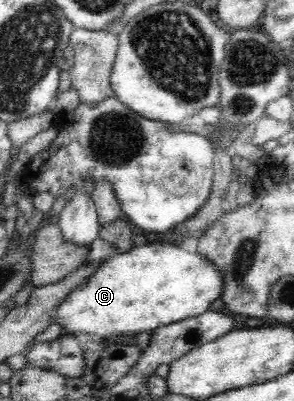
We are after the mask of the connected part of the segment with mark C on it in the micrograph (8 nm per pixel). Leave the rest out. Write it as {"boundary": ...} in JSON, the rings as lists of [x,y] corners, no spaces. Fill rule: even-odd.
{"boundary":[[[147,243],[146,245],[136,246],[126,253],[115,252],[109,258],[99,263],[98,267],[96,267],[96,271],[94,271],[84,283],[76,285],[76,287],[66,295],[66,299],[52,311],[52,315],[50,315],[50,324],[58,324],[61,328],[60,335],[62,336],[76,336],[77,339],[78,336],[84,334],[85,336],[90,336],[90,339],[92,336],[96,336],[99,337],[101,341],[104,341],[104,343],[112,343],[112,341],[116,341],[120,338],[136,337],[139,333],[147,333],[162,325],[170,325],[170,323],[176,323],[186,318],[196,317],[208,311],[210,303],[212,303],[214,299],[218,299],[221,294],[222,275],[218,272],[217,267],[214,266],[212,262],[208,262],[204,256],[198,253],[188,253],[188,251],[184,251],[184,249],[178,249],[178,246],[172,246],[172,244]]]}

